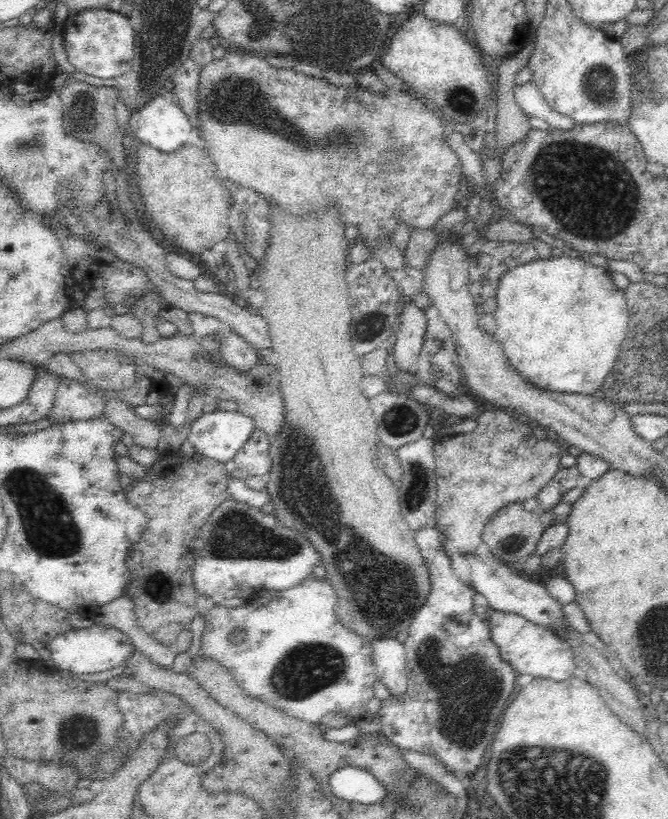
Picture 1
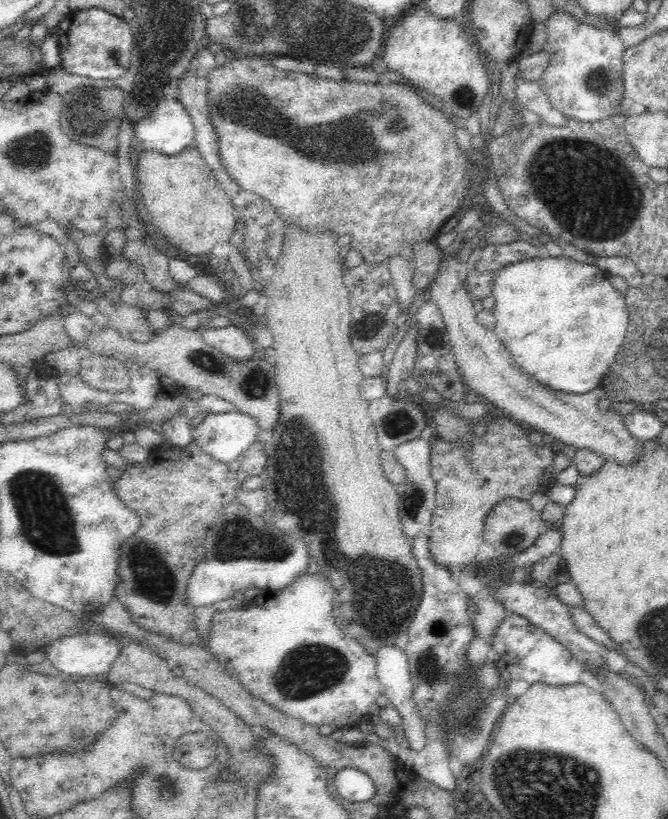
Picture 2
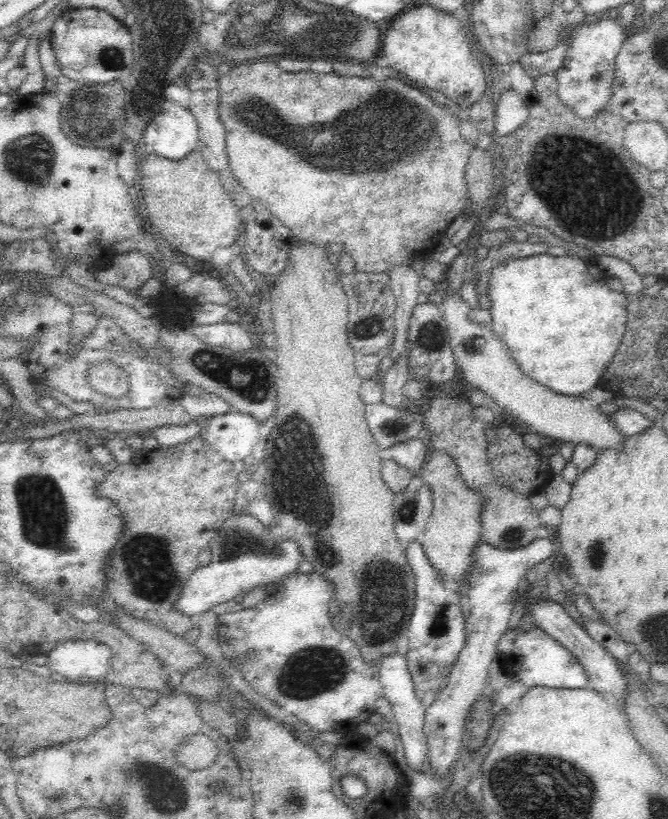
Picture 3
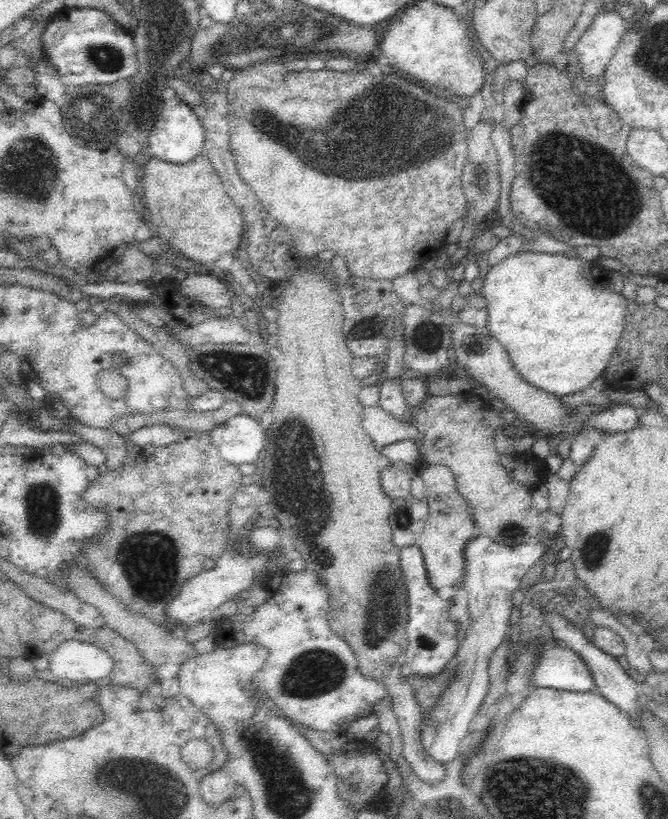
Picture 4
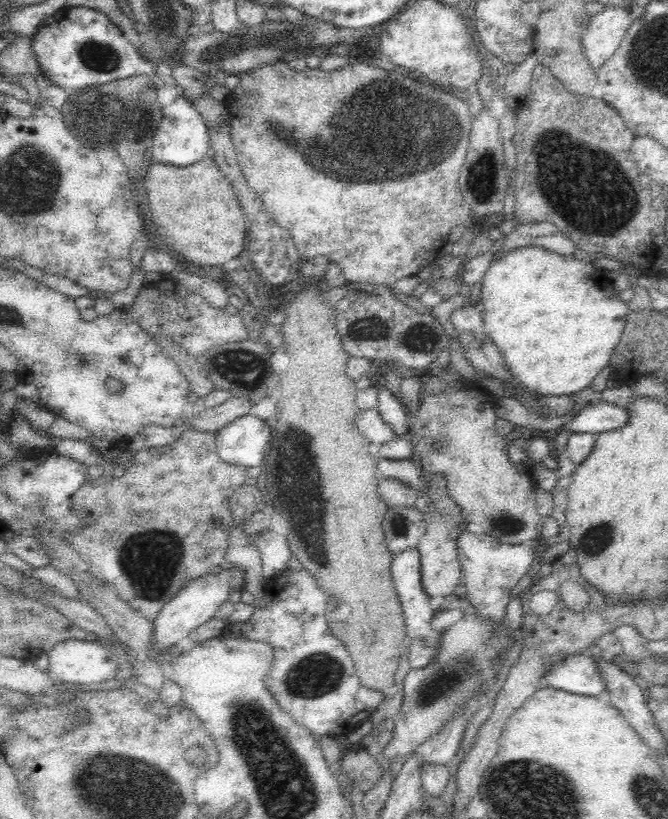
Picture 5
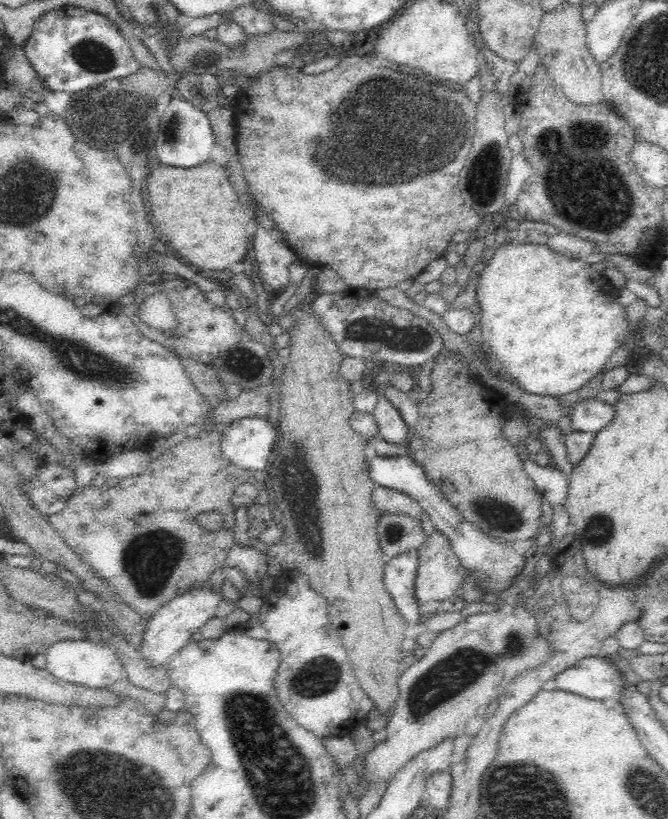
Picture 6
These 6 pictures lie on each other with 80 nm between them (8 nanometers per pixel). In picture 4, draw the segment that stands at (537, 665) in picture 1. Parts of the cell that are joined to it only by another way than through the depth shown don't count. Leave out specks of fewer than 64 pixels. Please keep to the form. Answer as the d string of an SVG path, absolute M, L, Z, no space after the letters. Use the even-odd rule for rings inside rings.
M547 640L542 647L531 684L535 687L555 688L570 692L596 691L591 670L581 657L570 647Z

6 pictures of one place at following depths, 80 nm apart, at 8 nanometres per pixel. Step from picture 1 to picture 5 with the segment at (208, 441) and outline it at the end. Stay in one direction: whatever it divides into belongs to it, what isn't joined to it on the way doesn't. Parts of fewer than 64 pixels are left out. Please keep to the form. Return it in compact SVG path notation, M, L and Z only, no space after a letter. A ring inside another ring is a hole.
M253 414L233 420L217 431L216 444L224 462L239 467L260 466L268 446L272 422Z

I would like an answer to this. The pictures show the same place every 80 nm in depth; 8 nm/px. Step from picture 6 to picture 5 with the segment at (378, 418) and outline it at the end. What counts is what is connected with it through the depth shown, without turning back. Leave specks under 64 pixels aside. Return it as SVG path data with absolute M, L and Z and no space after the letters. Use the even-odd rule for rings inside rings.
M384 387L378 391L378 404L376 406L384 423L394 431L396 438L410 436L411 423L408 414L404 411L402 403Z

